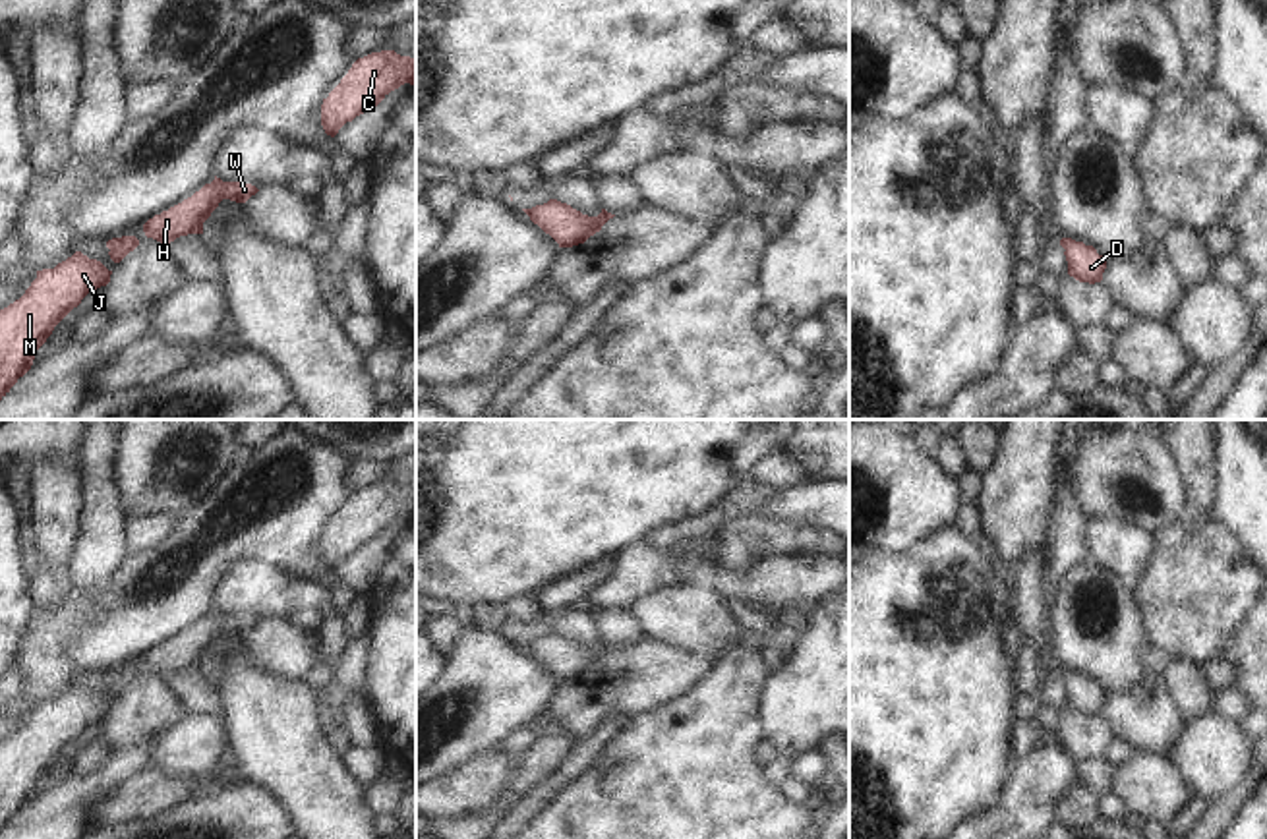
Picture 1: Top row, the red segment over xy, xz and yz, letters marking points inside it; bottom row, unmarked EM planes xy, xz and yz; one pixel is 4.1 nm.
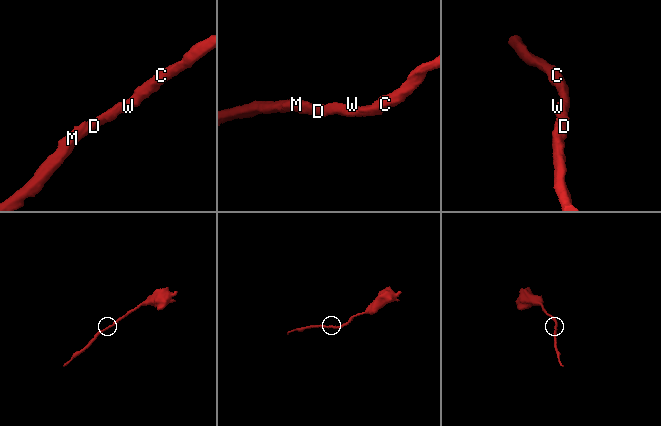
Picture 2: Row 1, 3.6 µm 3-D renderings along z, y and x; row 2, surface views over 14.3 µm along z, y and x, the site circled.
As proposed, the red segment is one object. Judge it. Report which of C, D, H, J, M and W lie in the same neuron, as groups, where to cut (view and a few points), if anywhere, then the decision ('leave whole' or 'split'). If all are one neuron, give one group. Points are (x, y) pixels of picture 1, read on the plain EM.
groups C D H J M W; cut none; leave whole

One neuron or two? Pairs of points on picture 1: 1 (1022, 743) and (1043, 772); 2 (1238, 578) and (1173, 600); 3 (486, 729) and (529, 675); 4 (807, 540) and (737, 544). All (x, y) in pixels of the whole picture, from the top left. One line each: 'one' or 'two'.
1: two
2: one
3: one
4: one

